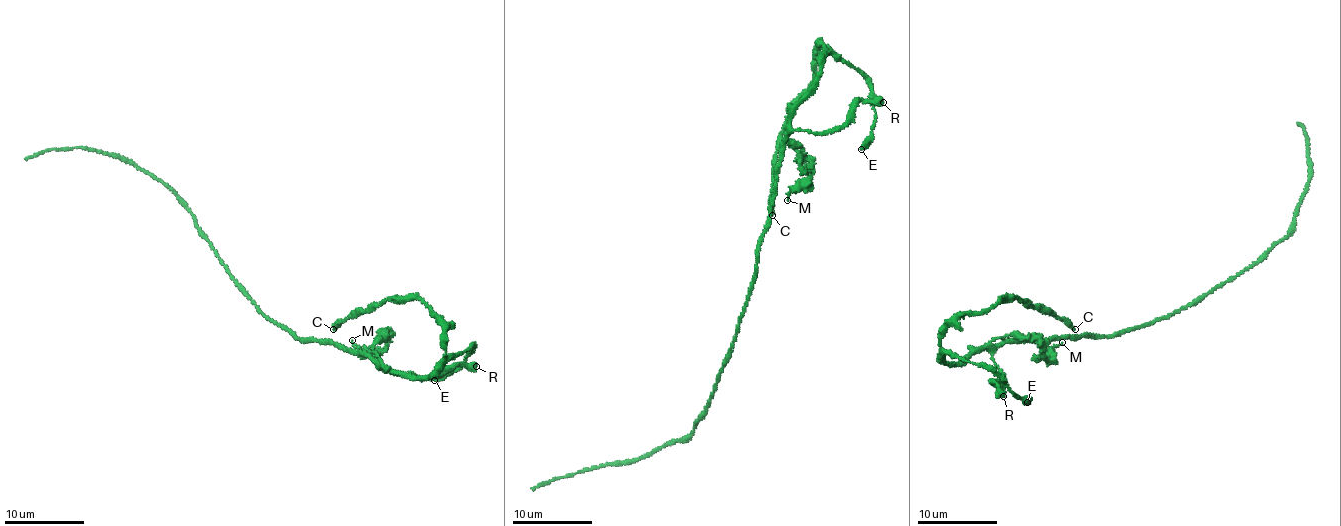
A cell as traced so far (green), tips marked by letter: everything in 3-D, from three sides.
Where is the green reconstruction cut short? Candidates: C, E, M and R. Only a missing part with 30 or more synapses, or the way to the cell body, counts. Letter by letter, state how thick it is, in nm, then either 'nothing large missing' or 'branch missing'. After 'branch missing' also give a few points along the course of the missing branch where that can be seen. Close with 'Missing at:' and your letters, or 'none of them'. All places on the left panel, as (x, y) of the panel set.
C: 120 nm | nothing large missing
E: 360 nm | nothing large missing
M: 200 nm | nothing large missing
R: 650 nm | nothing large missing
Missing at: none of them

